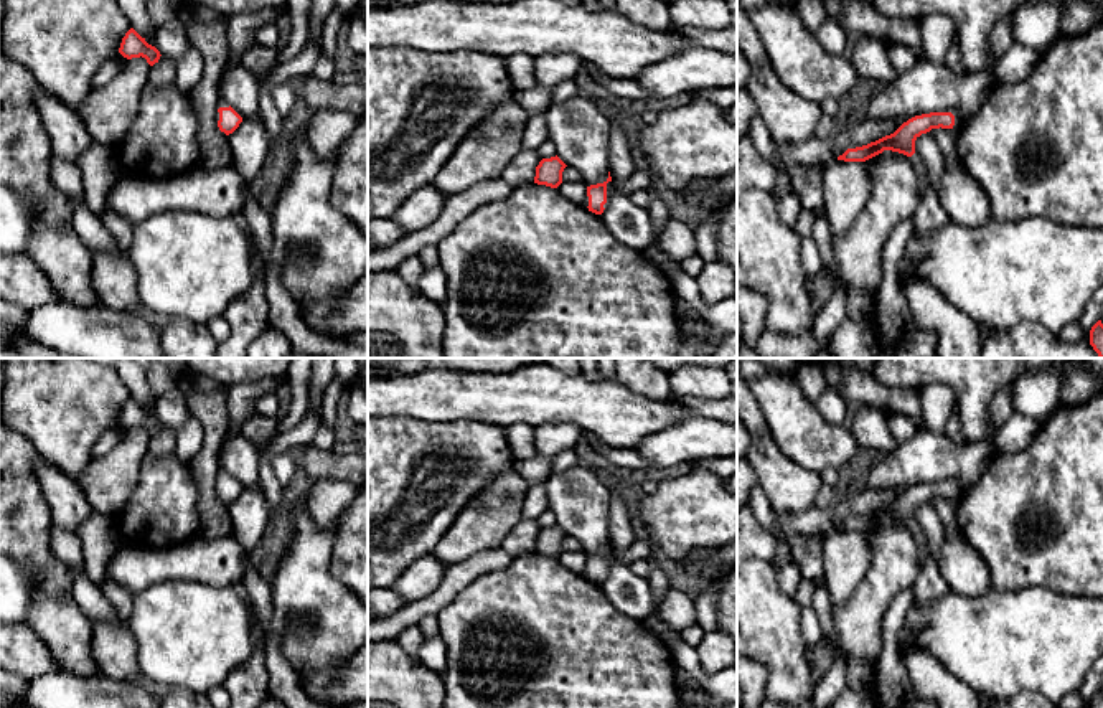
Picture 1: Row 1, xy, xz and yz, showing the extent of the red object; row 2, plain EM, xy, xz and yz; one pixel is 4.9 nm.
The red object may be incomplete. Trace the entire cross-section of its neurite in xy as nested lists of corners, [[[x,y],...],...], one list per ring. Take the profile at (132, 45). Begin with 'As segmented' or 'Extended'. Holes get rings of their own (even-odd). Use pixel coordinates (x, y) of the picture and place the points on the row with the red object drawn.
As segmented. [[[130,28],[122,38],[119,53],[127,59],[142,56],[150,66],[158,63],[162,56],[160,51],[155,46],[148,45],[145,38],[142,38],[134,28]]]

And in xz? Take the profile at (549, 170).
As segmented. [[[556,155],[542,158],[536,167],[534,183],[557,188],[562,183],[562,172],[567,165]]]

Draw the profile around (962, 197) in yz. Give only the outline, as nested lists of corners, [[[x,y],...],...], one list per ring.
[[[965,168],[945,170],[938,200],[958,224],[976,228],[993,219],[986,191]]]

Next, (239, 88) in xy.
[[[241,63],[226,68],[219,81],[219,97],[229,104],[242,119],[260,114],[259,109],[260,78]]]

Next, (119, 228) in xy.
[[[109,205],[101,216],[101,223],[110,234],[119,253],[127,254],[132,243],[132,223],[120,213],[114,211]]]

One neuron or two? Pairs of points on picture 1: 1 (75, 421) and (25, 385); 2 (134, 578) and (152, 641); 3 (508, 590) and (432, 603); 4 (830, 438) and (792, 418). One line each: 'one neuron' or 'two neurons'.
1: one neuron
2: two neurons
3: two neurons
4: one neuron

